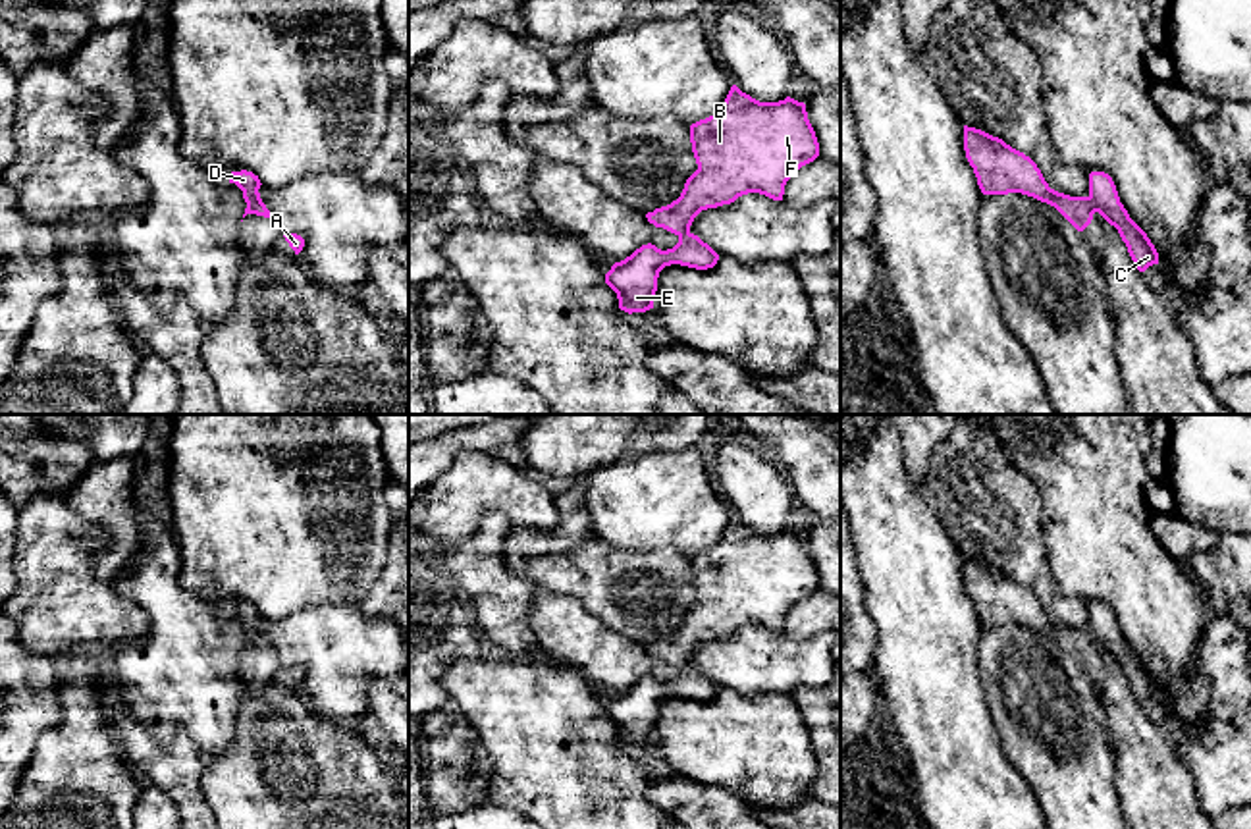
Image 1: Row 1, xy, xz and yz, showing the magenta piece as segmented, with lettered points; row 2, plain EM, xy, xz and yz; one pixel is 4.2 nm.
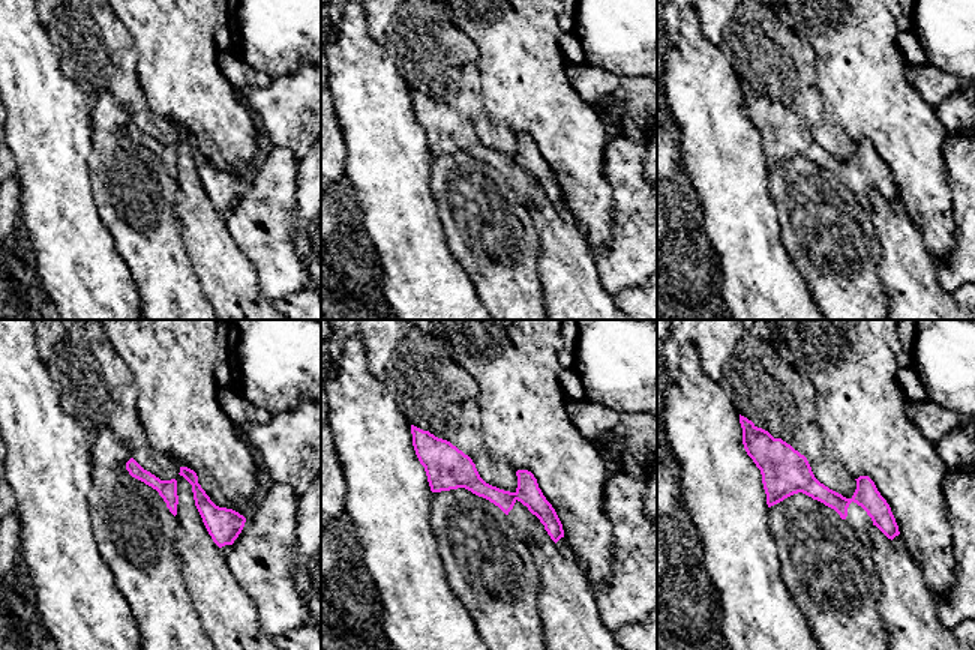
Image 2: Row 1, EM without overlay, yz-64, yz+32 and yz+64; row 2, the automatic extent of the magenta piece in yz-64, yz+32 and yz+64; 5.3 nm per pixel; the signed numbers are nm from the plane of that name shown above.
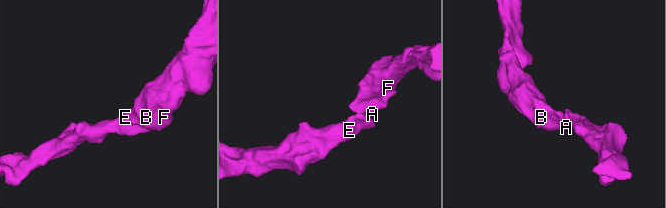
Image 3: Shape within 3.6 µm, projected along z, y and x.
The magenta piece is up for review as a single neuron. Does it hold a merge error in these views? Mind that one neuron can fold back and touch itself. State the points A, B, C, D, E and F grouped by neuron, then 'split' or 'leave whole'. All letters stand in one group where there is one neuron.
groups A B C D E F; leave whole

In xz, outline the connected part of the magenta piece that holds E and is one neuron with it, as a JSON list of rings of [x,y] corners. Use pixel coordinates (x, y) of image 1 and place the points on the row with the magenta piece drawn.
[[[736,85],[713,116],[690,125],[690,143],[698,170],[677,201],[646,214],[650,224],[675,233],[679,243],[667,251],[642,245],[605,274],[619,308],[628,314],[653,308],[665,266],[707,270],[717,264],[719,254],[690,231],[702,210],[731,204],[748,193],[783,201],[790,175],[819,156],[804,102],[790,96],[759,102]]]

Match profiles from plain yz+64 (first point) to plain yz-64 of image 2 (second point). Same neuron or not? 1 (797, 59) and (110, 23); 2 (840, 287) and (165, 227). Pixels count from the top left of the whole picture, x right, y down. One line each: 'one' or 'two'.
1: one
2: one

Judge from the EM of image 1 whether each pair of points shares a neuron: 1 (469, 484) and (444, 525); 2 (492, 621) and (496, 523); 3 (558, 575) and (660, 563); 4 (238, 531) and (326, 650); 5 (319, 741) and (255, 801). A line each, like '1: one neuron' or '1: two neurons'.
1: one neuron
2: one neuron
3: one neuron
4: two neurons
5: one neuron

